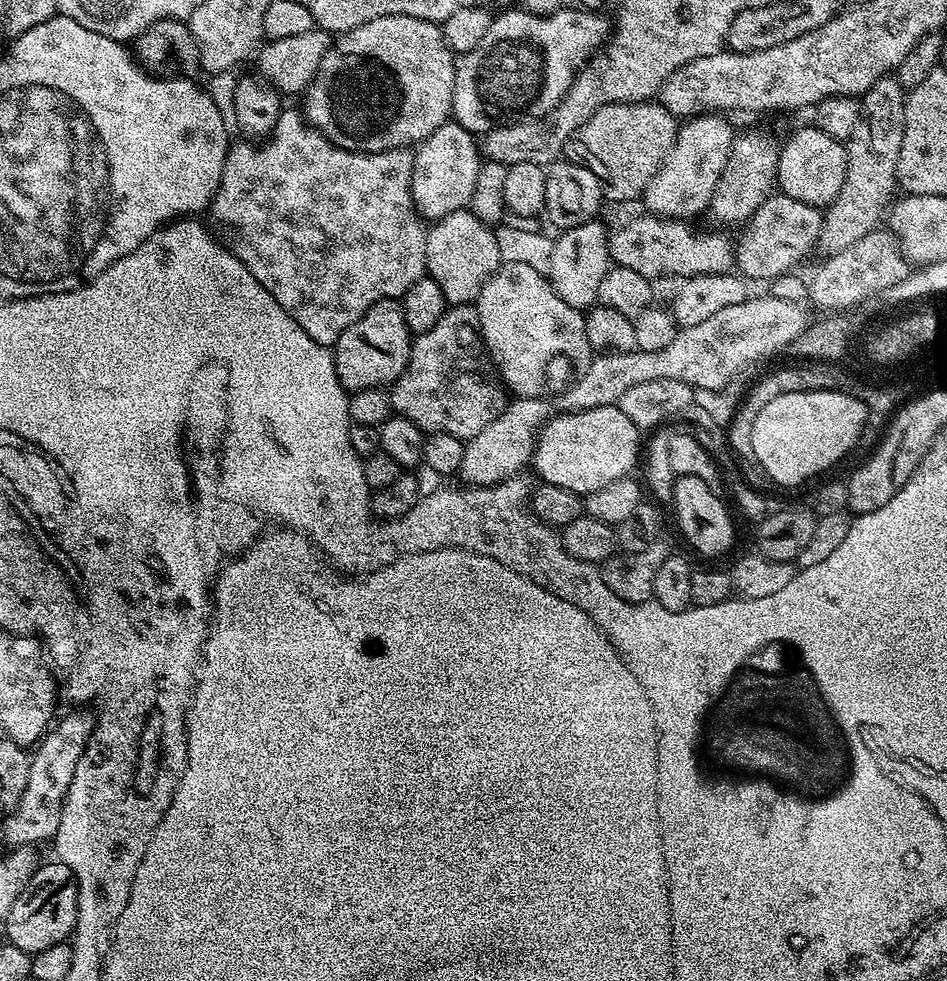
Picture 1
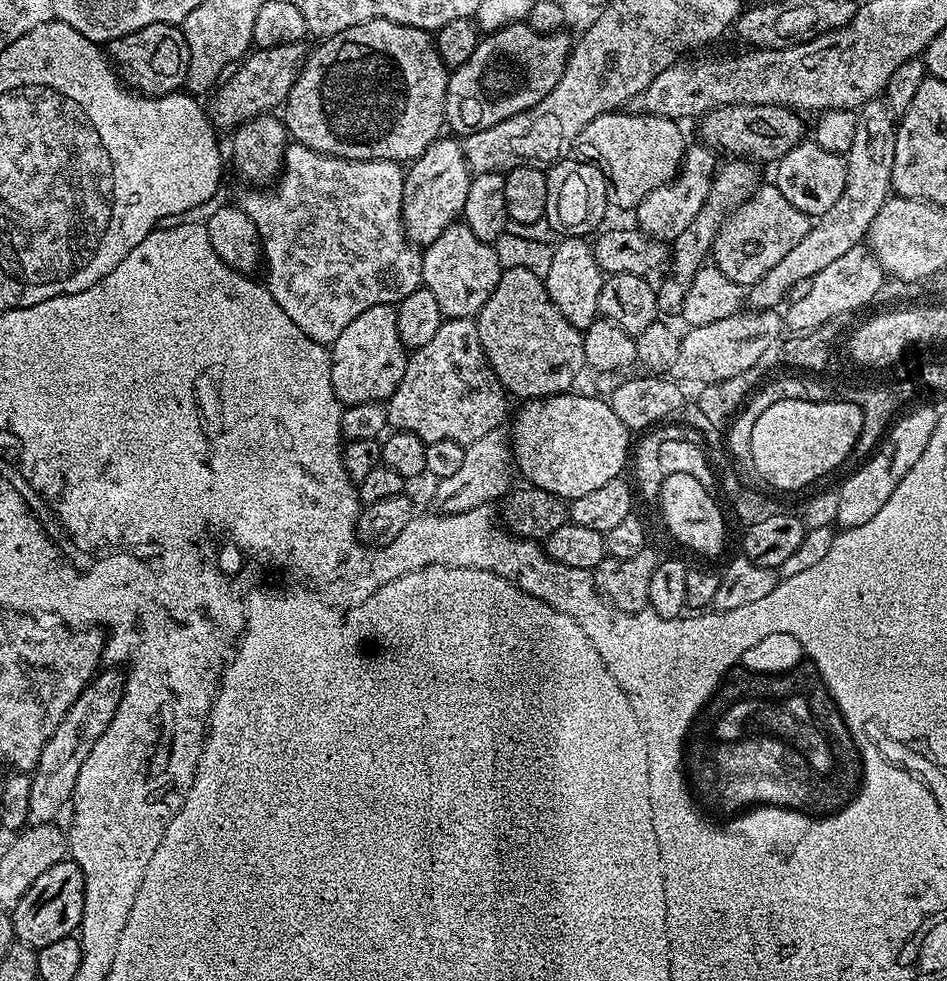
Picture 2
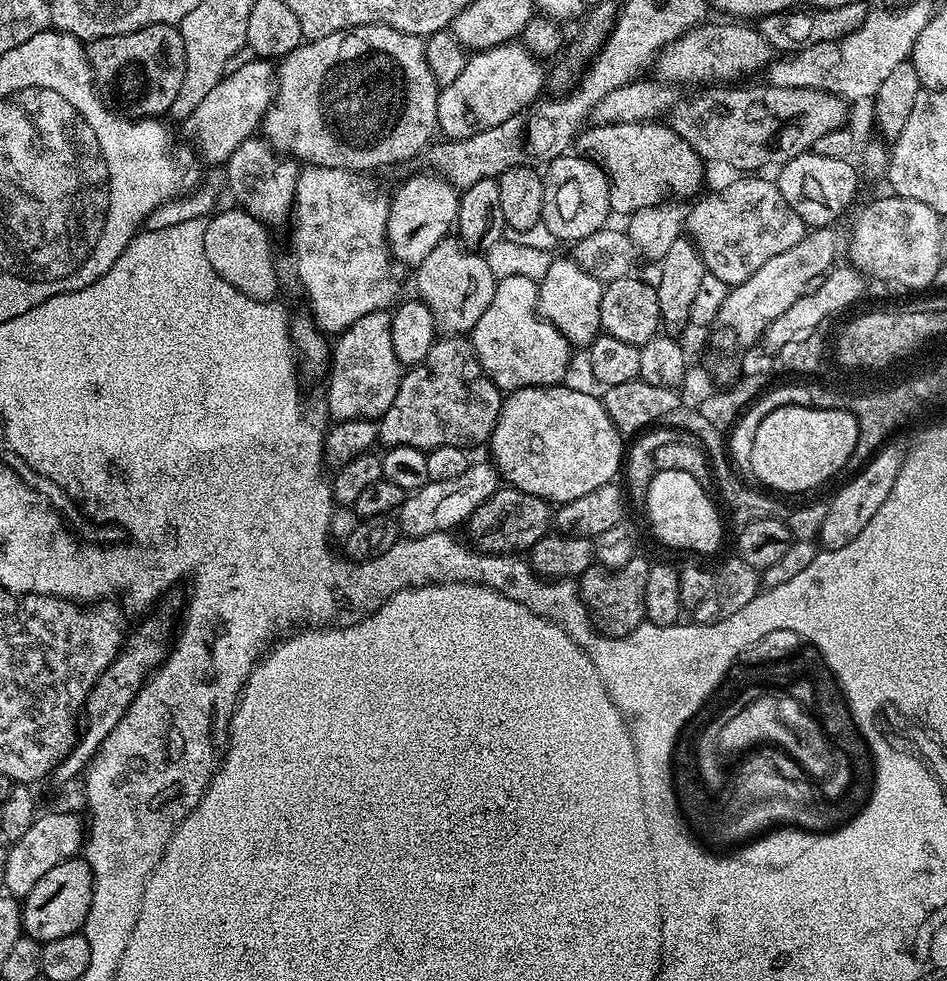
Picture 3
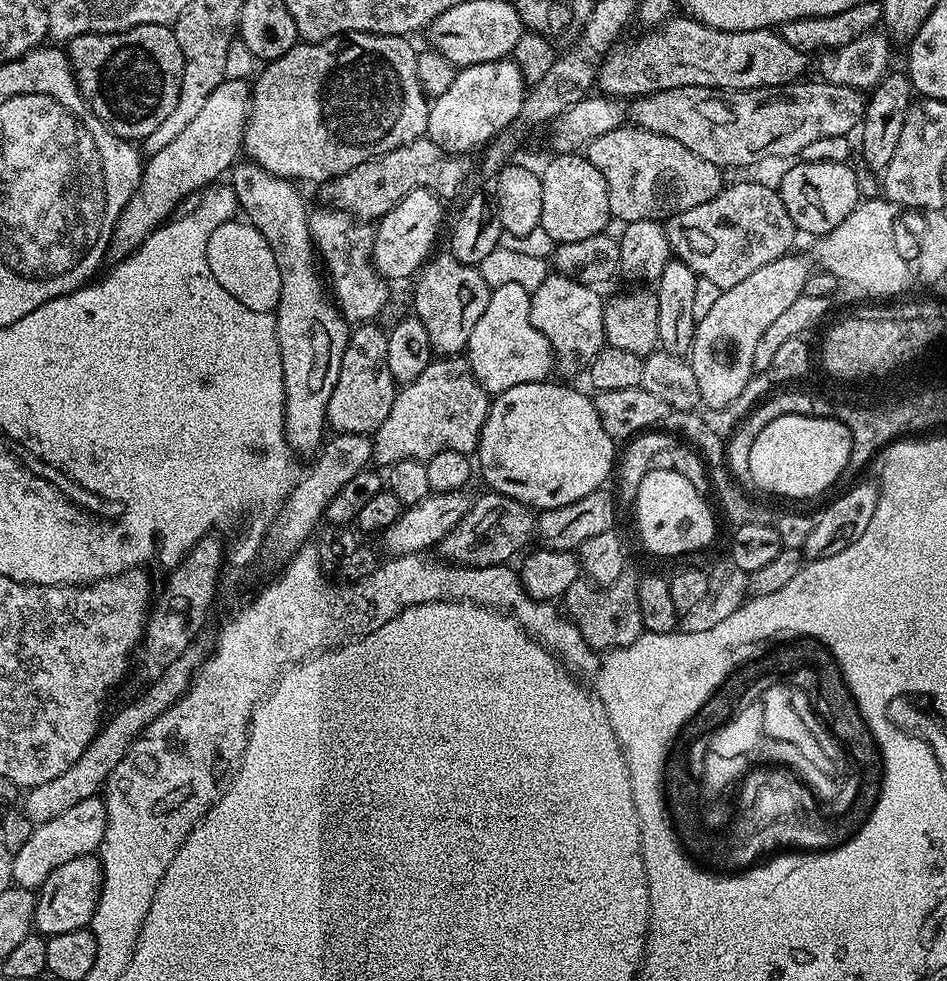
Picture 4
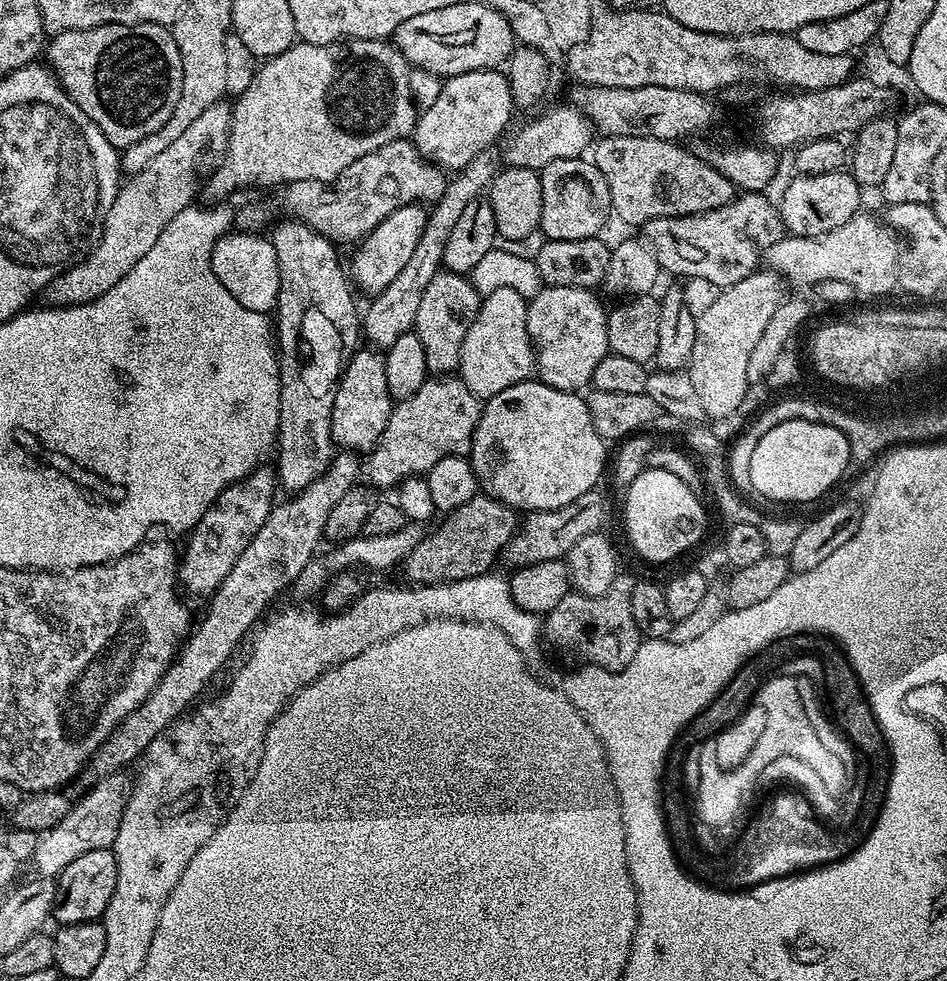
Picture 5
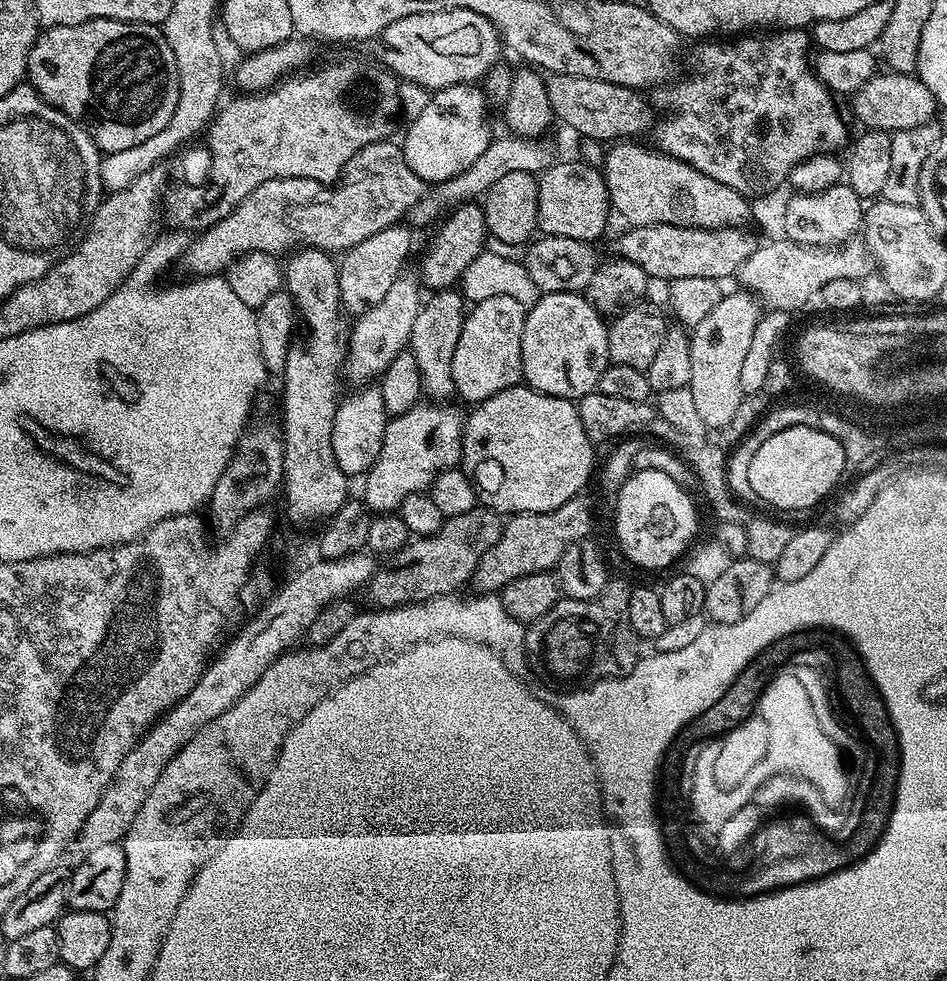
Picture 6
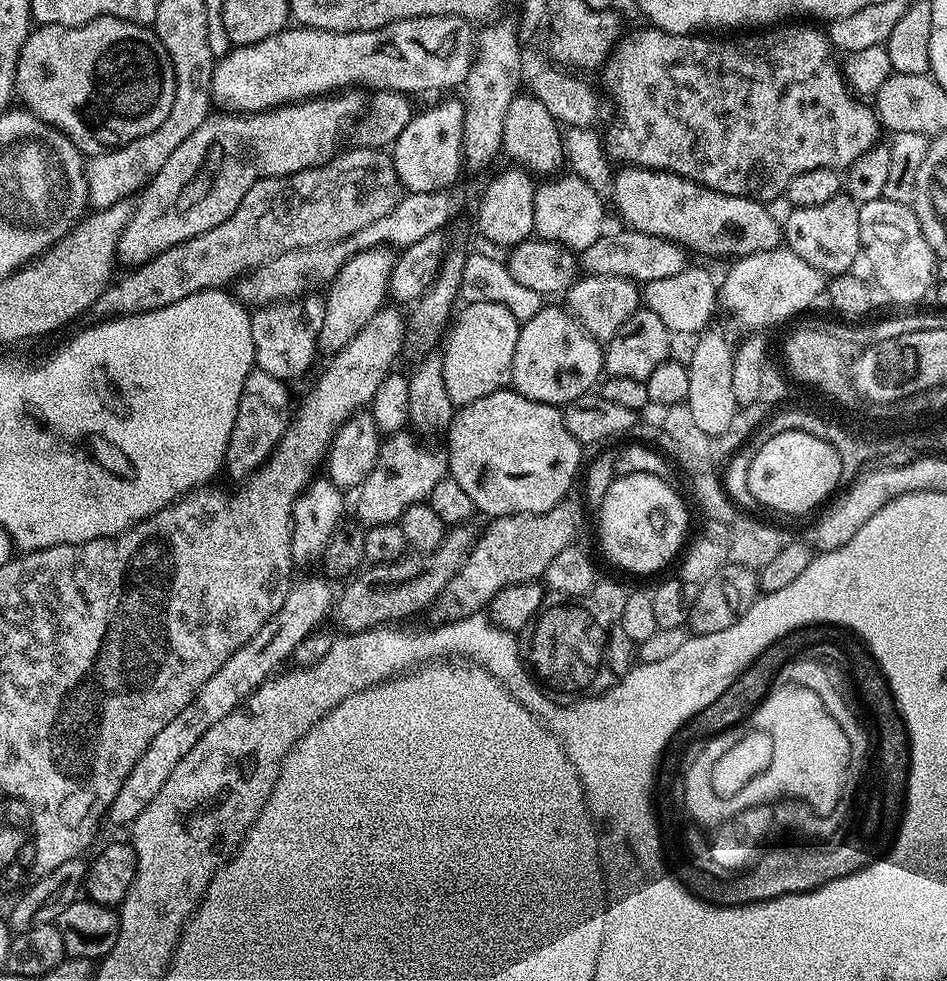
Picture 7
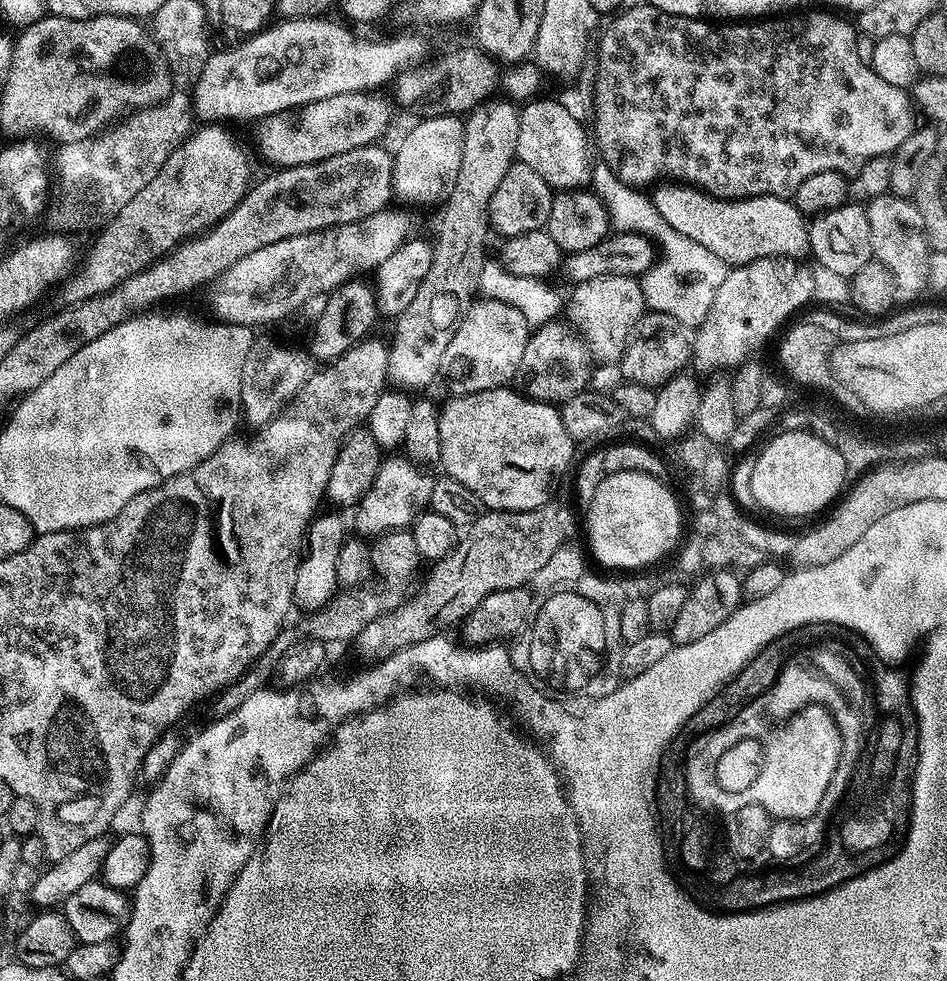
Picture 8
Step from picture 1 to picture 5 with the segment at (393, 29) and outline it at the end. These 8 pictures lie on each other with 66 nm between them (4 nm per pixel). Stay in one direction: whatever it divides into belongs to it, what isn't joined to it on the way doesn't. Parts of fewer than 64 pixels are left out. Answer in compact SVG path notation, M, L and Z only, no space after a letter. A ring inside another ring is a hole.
M387 39L382 40L338 40L335 44L306 44L297 42L292 45L290 50L286 50L277 56L267 57L264 64L256 72L256 77L245 86L240 92L240 97L234 100L232 104L232 121L228 131L228 146L222 153L220 165L216 168L216 173L212 176L212 181L208 184L208 192L213 197L213 201L220 202L231 192L236 192L239 188L248 188L251 184L276 184L283 186L302 182L303 180L317 180L323 184L337 180L350 166L350 162L358 162L362 154L370 154L370 150L378 150L378 146L386 146L395 140L402 140L411 137L416 130L416 121L418 119L418 107L410 90L410 74L412 68L408 60L395 43Z

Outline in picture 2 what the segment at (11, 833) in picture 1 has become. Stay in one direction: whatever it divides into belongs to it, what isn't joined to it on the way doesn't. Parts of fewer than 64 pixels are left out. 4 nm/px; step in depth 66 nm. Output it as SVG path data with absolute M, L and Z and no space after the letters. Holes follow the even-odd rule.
M112 666L97 671L82 694L74 698L74 706L66 710L62 722L58 722L58 730L54 730L46 746L42 746L42 754L31 773L29 825L53 823L57 819L55 816L69 807L78 773L82 771L82 762L86 762L90 750L94 750L94 742L98 742L98 738L106 732L106 726L110 726L118 710L118 702L122 702L124 677L123 671Z

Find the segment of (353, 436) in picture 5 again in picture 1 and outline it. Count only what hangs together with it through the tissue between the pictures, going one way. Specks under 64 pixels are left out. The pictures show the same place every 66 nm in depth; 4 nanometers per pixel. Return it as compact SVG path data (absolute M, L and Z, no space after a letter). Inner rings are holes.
M383 300L370 306L370 310L366 310L362 318L358 318L358 322L354 322L354 326L350 326L350 330L346 330L334 345L336 373L345 392L351 394L395 384L406 370L413 339L400 309L400 300Z

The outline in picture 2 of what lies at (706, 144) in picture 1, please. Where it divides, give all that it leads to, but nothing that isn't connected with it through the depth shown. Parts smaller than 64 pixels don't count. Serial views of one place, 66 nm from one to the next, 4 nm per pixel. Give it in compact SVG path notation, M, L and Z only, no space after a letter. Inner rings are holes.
M696 142L696 145L689 147L684 154L684 162L680 165L673 180L650 190L642 198L642 202L634 210L636 216L635 223L640 231L647 232L648 235L657 237L665 242L671 242L694 222L694 214L702 210L706 202L706 194L710 194L712 177L715 176L718 167L717 153L703 143Z

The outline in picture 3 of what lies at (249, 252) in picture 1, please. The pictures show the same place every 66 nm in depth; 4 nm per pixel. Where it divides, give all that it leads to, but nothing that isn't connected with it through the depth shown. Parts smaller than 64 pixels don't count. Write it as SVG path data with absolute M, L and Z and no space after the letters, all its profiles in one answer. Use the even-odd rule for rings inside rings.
M309 164L301 167L300 177L296 179L296 200L292 204L292 214L290 217L290 229L292 228L292 272L296 275L296 280L300 283L300 288L304 291L304 296L308 299L307 311L313 320L316 321L317 328L325 334L339 334L344 332L358 318L366 318L366 314L383 312L391 309L393 305L401 299L400 293L400 271L401 265L397 263L395 257L388 246L387 240L387 218L389 210L389 197L383 196L372 184L367 184L365 177L358 172L351 172L345 168L327 168L326 166L314 166Z

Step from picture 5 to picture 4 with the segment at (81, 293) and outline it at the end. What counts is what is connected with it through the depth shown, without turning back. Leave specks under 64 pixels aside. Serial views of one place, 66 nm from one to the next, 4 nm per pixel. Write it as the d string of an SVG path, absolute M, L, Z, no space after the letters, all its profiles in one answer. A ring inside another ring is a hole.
M225 78L221 84L214 86L210 98L206 98L202 110L182 129L182 134L178 134L170 146L162 146L162 150L147 157L140 184L116 223L110 245L113 257L129 256L150 233L177 211L176 204L182 203L191 192L199 193L219 181L223 177L220 175L224 171L225 175L241 159L244 127L251 102L249 81Z

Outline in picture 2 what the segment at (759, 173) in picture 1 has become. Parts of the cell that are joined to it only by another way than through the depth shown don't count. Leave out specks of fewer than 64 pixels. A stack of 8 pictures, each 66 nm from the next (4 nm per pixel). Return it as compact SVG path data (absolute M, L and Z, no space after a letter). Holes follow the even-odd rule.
M732 158L727 161L729 164L721 163L719 167L717 167L715 176L712 177L712 185L710 186L710 194L706 194L706 202L702 206L702 210L698 210L698 214L694 214L694 222L690 222L690 226L686 226L686 230L682 230L682 234L678 234L678 238L674 241L671 241L670 244L670 263L667 265L666 273L668 272L668 277L665 278L661 284L658 284L656 288L656 311L657 313L664 314L664 312L673 312L673 314L679 313L680 308L684 304L684 299L686 298L686 290L690 286L690 282L694 282L694 274L698 271L698 269L705 267L706 261L709 259L710 253L712 251L712 243L714 242L714 238L716 237L716 233L720 230L720 222L724 219L725 216L728 215L729 212L732 211L733 208L736 207L737 204L740 203L741 200L752 195L753 192L756 191L758 185L761 183L762 177L756 173L757 165L753 163L753 161L745 160L743 158Z

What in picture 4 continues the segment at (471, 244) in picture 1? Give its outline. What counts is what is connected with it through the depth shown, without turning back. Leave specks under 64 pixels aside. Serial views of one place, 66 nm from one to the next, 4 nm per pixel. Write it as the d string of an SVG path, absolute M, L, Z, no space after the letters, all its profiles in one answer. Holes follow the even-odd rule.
M436 254L420 268L415 282L414 315L426 326L433 353L440 358L461 355L467 349L474 326L478 326L478 318L482 318L482 310L486 310L486 302L490 302L492 289L486 278L482 278L475 264L458 262L458 258L451 254Z

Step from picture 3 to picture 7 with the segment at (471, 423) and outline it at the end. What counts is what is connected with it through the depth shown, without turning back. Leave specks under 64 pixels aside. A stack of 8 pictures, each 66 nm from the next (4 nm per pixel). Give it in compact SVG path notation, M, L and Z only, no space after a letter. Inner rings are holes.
M408 430L393 432L381 443L374 470L360 483L355 519L361 525L395 524L412 504L419 504L439 480L449 475L448 454L443 447L432 449L419 444Z

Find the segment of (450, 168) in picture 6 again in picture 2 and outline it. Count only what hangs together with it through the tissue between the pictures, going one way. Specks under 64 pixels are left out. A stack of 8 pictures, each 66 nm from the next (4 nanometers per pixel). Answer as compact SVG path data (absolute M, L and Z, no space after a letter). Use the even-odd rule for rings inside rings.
M527 22L487 33L474 54L462 66L451 69L444 111L447 127L453 128L457 137L465 138L536 106L558 86L567 66L570 40L564 34L560 30L535 32Z

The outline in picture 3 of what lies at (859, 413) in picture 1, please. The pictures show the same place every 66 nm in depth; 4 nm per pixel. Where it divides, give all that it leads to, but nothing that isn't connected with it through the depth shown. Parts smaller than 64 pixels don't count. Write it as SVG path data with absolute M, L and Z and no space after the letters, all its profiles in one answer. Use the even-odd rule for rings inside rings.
M786 406L774 410L758 426L758 434L752 439L750 462L753 464L753 476L761 485L773 488L776 492L808 492L819 484L824 484L835 472L840 472L856 454L856 443L860 427L845 409L826 410L825 408L807 408L806 406Z

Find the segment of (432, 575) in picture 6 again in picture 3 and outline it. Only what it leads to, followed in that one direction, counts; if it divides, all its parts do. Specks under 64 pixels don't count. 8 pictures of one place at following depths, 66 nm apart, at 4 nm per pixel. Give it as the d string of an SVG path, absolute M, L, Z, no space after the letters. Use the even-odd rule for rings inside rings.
M502 486L471 515L466 531L476 540L474 544L479 551L507 555L529 551L538 538L549 535L553 524L554 508L548 501Z

